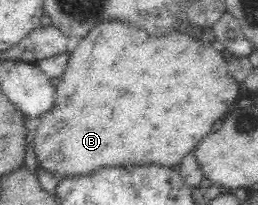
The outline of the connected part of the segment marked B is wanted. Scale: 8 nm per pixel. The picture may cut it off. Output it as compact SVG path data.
M100 22L69 54L65 71L55 87L54 102L39 116L38 130L32 136L38 166L56 180L88 176L106 167L180 165L200 140L212 132L214 122L224 118L228 108L235 107L239 100L240 84L230 75L230 64L210 36L196 40L174 32L130 46L128 40L132 34L136 34L136 28L128 22Z

